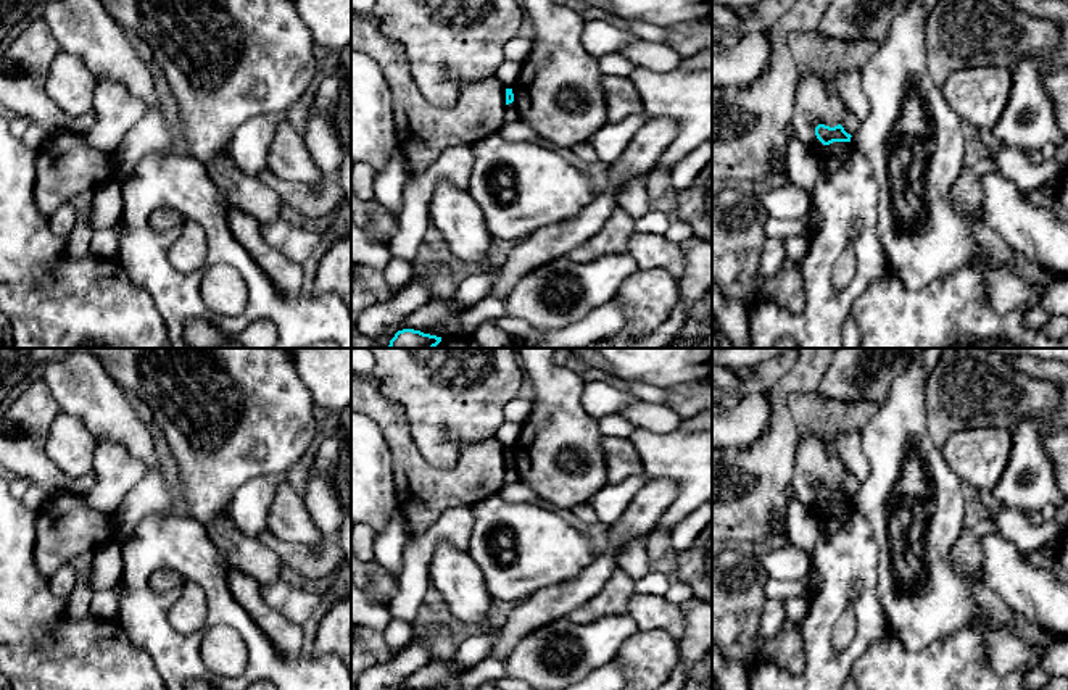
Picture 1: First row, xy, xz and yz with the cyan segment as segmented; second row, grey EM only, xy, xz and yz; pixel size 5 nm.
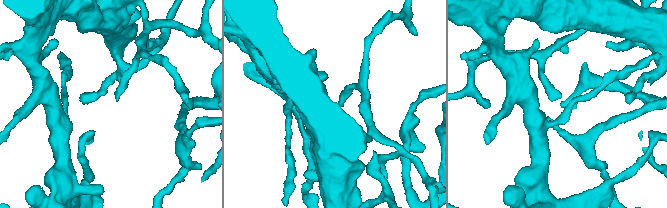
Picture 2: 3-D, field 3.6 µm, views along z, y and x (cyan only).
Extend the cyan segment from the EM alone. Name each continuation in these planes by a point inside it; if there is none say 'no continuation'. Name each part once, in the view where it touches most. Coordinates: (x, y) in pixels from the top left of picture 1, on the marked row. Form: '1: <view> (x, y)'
no continuation

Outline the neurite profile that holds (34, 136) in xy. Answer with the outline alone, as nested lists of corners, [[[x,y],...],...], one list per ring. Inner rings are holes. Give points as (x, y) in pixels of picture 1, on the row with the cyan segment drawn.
[[[29,124],[27,129],[24,131],[21,140],[29,148],[32,148],[34,152],[37,152],[48,135],[50,134],[43,127],[35,126],[35,124]]]

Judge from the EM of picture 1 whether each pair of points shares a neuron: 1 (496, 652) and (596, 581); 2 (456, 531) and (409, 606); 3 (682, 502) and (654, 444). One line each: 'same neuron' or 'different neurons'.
1: same neuron
2: same neuron
3: same neuron

